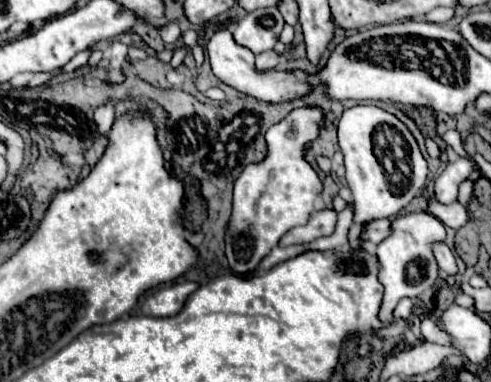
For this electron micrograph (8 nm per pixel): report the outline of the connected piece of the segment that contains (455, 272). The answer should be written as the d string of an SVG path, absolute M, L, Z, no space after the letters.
M439 244L439 248L435 248L435 258L439 262L439 268L445 270L449 276L461 276L459 268L455 264L455 256L451 254L451 250L445 244Z

